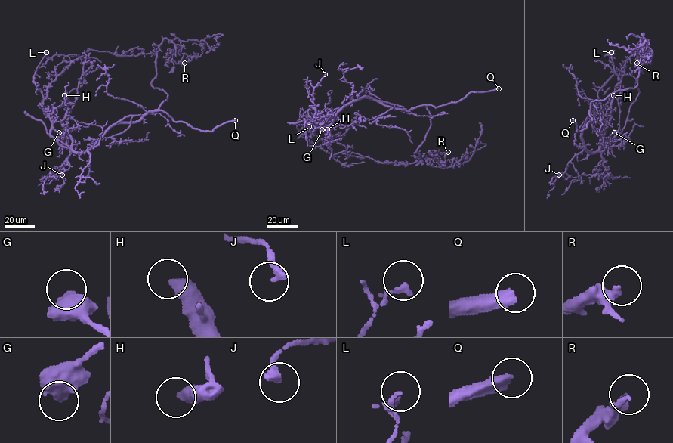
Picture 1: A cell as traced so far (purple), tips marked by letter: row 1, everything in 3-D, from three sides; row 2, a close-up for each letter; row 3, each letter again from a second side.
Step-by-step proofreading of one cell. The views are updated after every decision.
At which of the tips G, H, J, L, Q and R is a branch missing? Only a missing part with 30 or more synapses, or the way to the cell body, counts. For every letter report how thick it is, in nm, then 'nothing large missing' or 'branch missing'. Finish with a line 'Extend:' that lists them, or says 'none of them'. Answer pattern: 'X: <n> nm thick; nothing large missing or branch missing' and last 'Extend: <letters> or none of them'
G: 480 nm thick; nothing large missing
H: 480 nm thick; branch missing
J: 280 nm thick; nothing large missing
L: 150 nm thick; nothing large missing
Q: 420 nm thick; branch missing
R: 190 nm thick; nothing large missing
Extend: H, Q

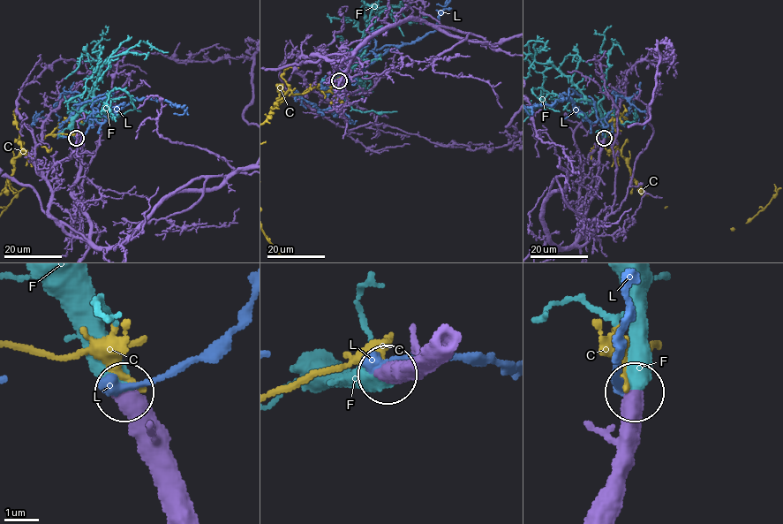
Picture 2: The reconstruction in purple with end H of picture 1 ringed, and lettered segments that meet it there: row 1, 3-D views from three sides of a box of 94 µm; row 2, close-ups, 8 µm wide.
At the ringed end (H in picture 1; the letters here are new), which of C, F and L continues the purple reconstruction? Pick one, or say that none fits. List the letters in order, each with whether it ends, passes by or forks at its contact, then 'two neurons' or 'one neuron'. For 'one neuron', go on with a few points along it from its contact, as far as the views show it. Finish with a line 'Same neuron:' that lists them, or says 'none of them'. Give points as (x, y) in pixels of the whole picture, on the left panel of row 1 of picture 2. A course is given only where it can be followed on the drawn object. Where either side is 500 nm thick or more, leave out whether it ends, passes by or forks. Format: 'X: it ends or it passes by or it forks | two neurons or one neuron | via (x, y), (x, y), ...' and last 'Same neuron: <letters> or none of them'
C: two neurons
F: one neuron | via (77, 138), (73, 117), (94, 98), (100, 69), (110, 57), (124, 54), (139, 41), (168, 52)
L: two neurons
Same neuron: F

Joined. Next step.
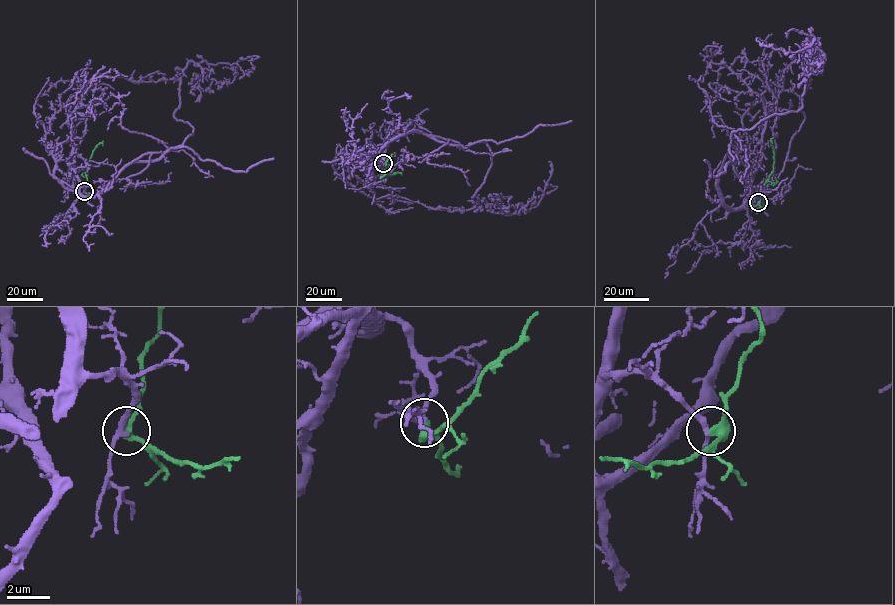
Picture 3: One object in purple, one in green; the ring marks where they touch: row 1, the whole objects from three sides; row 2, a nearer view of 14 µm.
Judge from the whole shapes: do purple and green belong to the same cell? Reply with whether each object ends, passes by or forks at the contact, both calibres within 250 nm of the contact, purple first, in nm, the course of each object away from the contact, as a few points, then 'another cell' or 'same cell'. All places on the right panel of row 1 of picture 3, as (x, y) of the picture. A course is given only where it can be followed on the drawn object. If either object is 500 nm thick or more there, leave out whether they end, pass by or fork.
purple passes by | green passes by | 280/380 nm | purple via (758, 202), (724, 203), (731, 133), (802, 106), (807, 40), (819, 38), (786, 52), (757, 37) | green via (758, 202), (762, 186), (773, 172), (770, 140), (772, 143) | same cell

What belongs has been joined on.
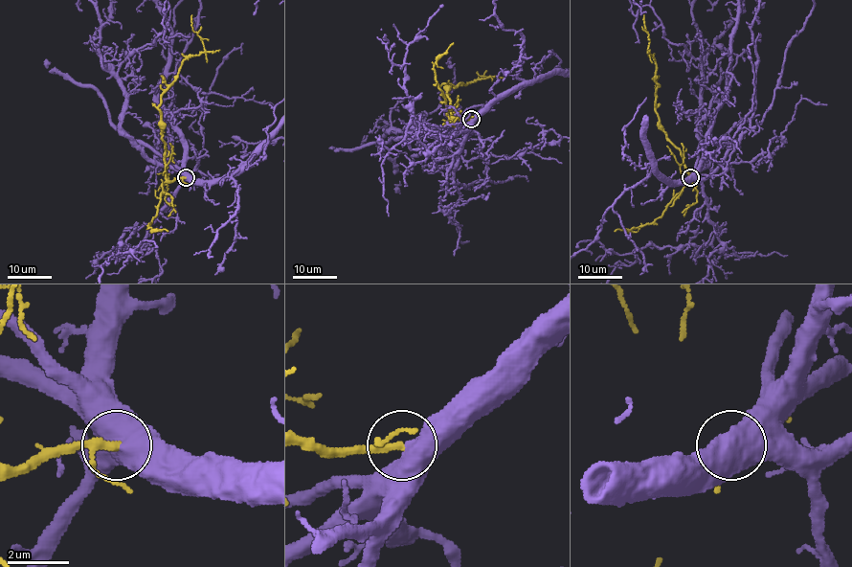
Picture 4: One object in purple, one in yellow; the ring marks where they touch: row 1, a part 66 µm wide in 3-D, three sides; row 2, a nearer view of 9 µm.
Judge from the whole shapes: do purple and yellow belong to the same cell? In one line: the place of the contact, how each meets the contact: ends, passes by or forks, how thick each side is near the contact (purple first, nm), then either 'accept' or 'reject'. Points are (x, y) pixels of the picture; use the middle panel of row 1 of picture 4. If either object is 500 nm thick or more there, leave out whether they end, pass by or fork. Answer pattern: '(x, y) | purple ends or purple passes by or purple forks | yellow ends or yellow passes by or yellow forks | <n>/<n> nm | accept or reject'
(471, 119) | 700/220 nm | accept

